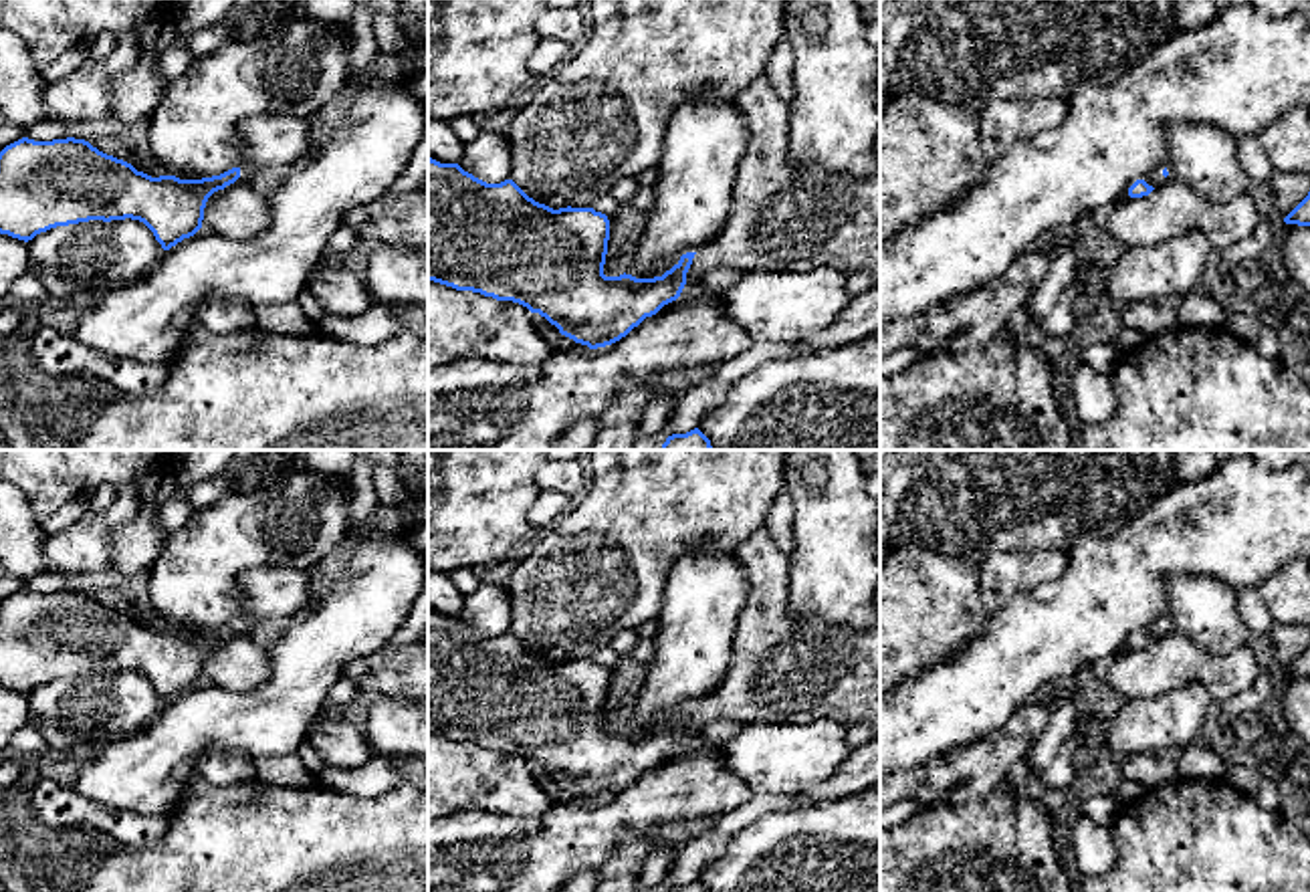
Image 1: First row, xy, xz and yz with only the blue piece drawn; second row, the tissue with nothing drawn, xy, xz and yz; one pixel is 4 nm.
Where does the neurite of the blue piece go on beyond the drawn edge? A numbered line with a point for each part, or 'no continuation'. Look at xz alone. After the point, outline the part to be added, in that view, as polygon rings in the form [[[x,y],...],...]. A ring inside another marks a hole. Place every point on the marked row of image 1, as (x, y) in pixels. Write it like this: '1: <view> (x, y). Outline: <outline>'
1: xz (784, 218). Outline: [[[767,75],[747,85],[735,103],[745,115],[749,141],[733,186],[733,206],[719,238],[696,250],[686,278],[702,281],[717,266],[741,272],[830,266],[846,276],[868,272],[880,278],[880,143],[876,143],[876,170],[866,178],[840,176],[822,168],[795,168],[789,161],[789,103],[777,95]]]

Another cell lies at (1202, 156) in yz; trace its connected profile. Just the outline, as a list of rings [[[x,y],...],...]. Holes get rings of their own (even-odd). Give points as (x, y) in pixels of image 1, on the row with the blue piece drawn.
[[[1173,121],[1165,127],[1167,172],[1195,194],[1231,202],[1249,188],[1237,159],[1237,139],[1211,123]]]

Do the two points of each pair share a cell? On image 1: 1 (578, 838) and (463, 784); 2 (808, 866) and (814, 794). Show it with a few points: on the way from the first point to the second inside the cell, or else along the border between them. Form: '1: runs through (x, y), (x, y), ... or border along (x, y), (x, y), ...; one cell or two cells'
1: border along (556, 806), (533, 816), (495, 816), (485, 812); two cells
2: border along (858, 792), (800, 808); two cells

